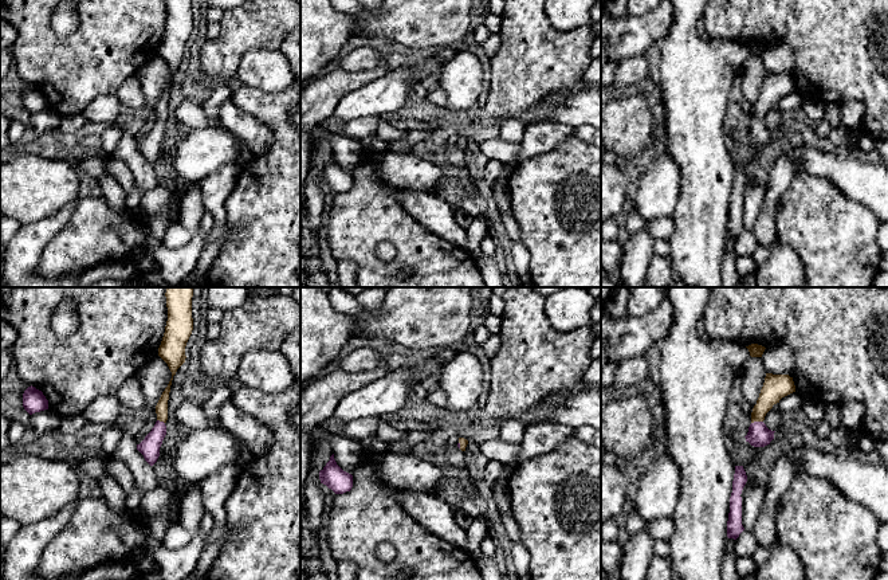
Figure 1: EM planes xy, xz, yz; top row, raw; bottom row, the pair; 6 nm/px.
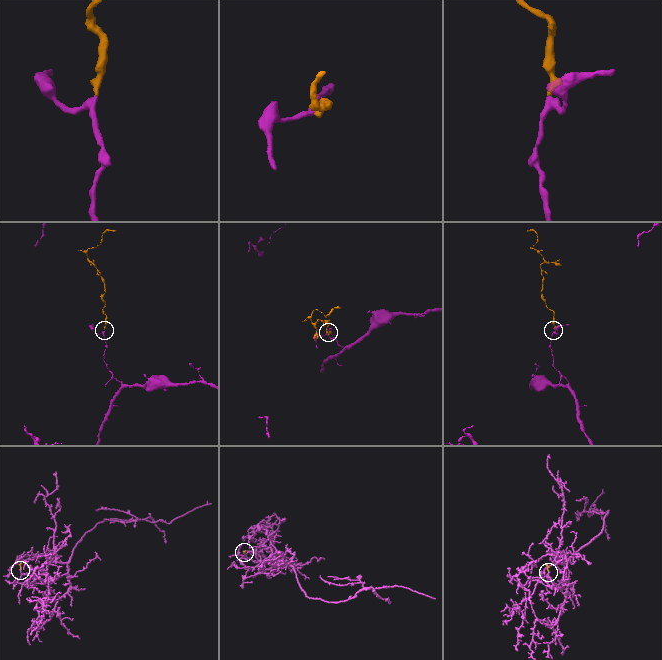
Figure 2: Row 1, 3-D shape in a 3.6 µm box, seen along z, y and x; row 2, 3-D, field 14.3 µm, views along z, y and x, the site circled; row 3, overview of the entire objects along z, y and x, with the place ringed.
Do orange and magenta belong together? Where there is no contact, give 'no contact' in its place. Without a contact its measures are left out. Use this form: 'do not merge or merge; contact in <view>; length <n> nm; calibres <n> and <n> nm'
merge; contact in yz; length 70 nm; calibres 150 and 140 nm

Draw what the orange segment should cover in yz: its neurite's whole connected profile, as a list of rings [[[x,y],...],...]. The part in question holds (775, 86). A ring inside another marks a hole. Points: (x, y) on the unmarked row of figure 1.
[[[766,72],[763,86],[761,89],[757,103],[751,111],[751,124],[744,136],[754,146],[765,146],[774,138],[774,132],[763,122],[766,113],[774,103],[790,93],[795,91],[793,77],[789,74]]]

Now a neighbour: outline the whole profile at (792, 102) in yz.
[[[793,91],[785,97],[782,97],[779,99],[779,107],[778,110],[782,113],[782,111],[787,111],[787,113],[795,113],[798,109],[801,109],[802,106],[802,102],[803,102],[803,98],[797,93],[797,91]]]

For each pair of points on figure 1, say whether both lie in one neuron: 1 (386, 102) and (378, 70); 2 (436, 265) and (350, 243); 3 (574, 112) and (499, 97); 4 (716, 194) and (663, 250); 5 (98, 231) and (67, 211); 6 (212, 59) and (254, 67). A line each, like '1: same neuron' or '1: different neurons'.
1: different neurons
2: same neuron
3: different neurons
4: different neurons
5: different neurons
6: different neurons

